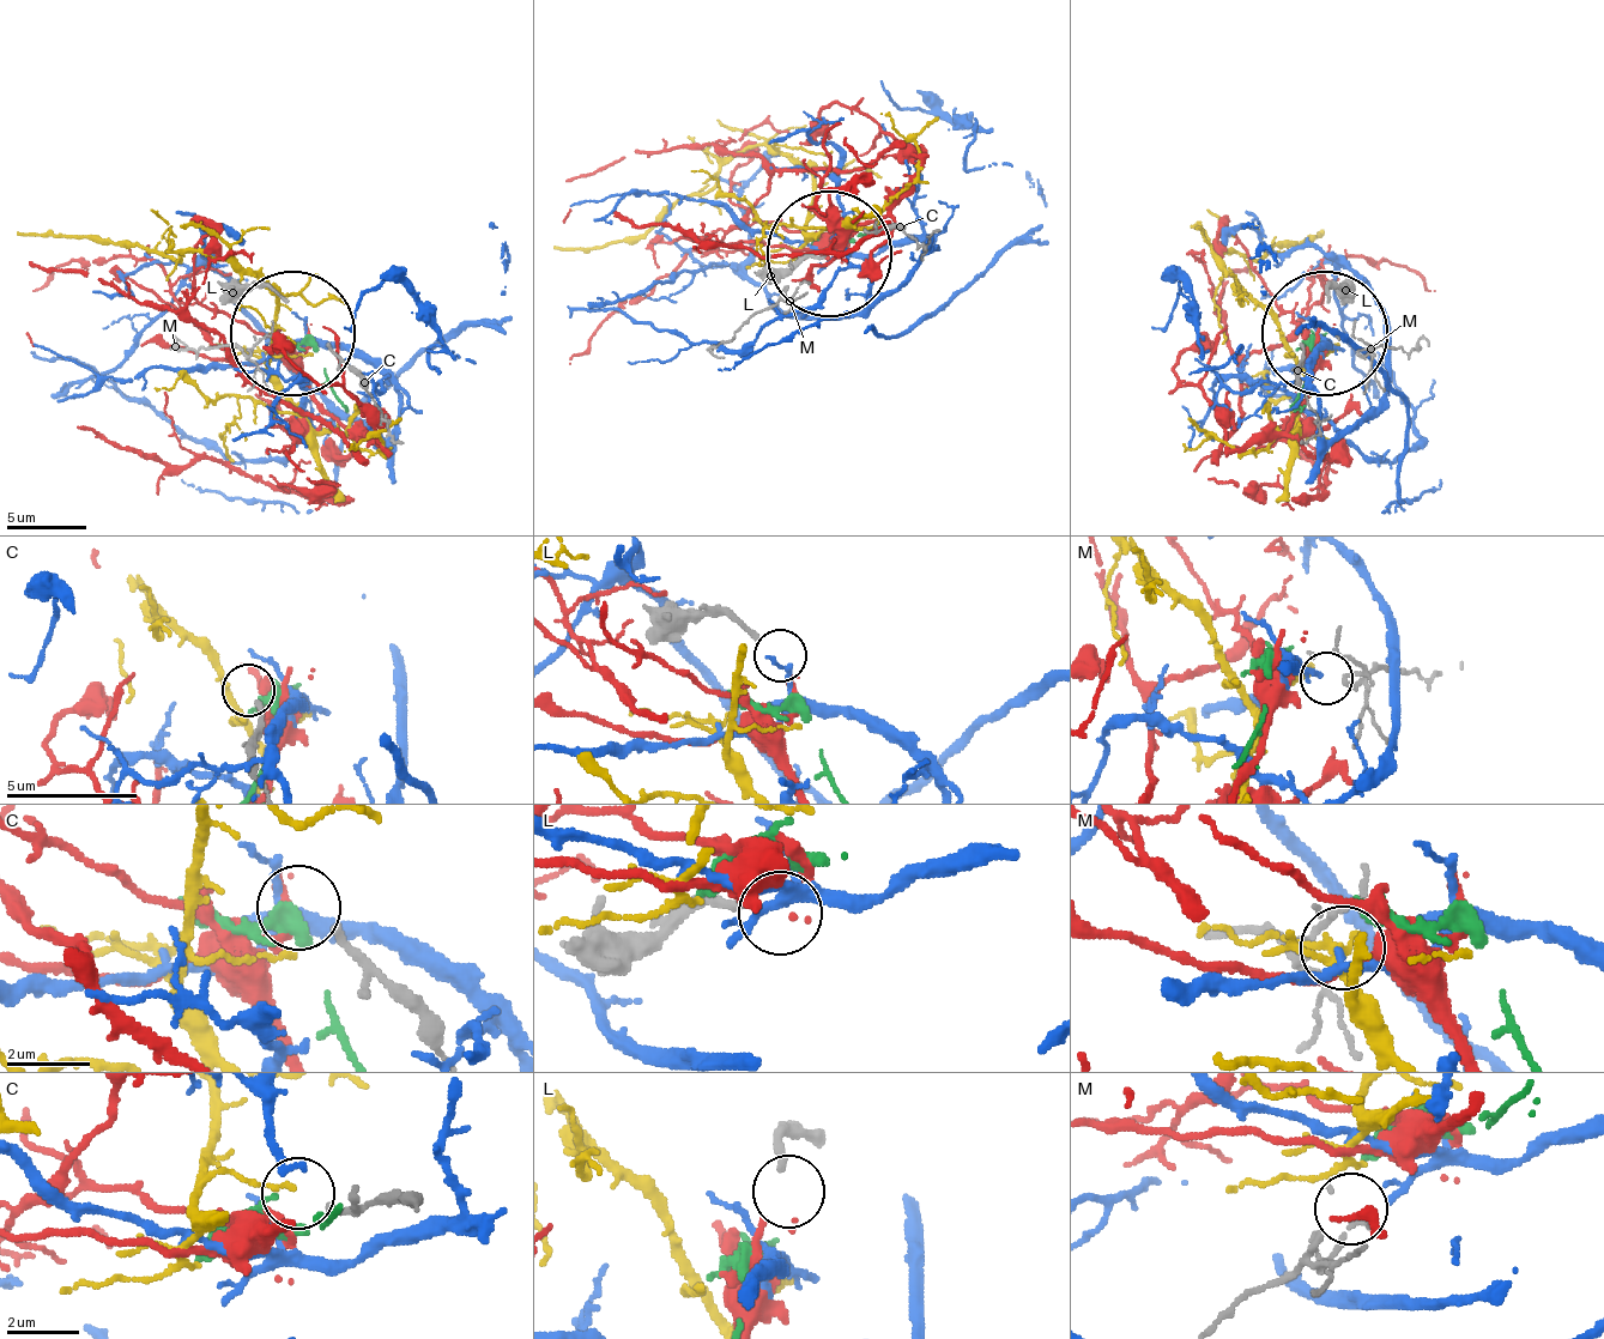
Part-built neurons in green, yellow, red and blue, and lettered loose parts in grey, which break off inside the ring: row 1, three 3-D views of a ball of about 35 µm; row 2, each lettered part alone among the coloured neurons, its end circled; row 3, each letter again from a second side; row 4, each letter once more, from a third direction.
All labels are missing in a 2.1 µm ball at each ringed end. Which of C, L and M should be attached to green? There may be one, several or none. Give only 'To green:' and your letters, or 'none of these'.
To green: none of these

